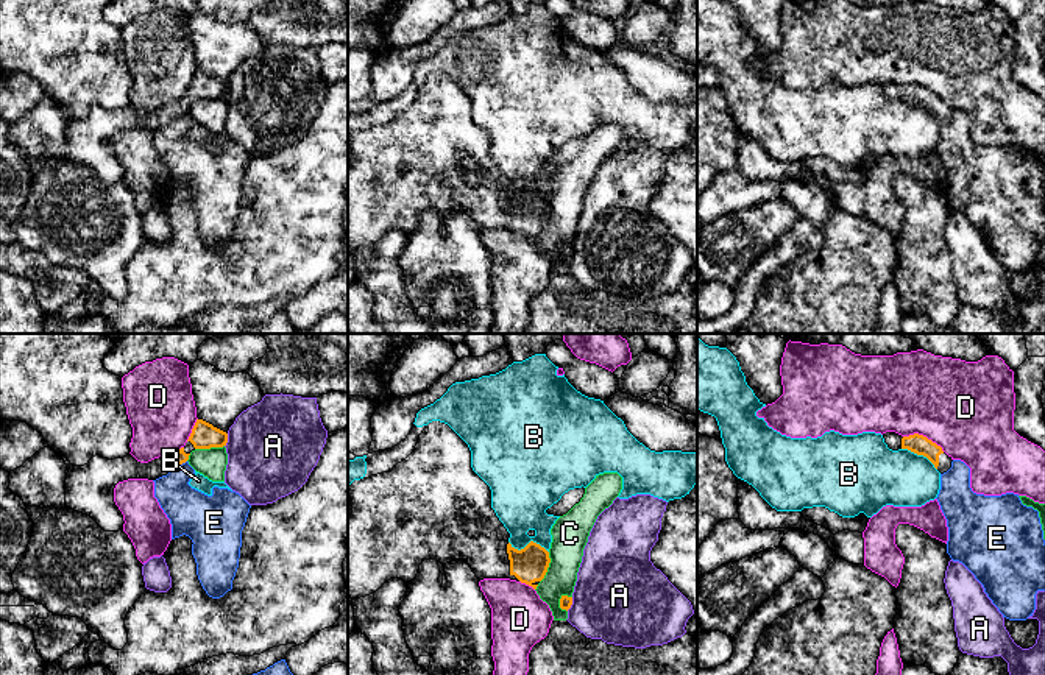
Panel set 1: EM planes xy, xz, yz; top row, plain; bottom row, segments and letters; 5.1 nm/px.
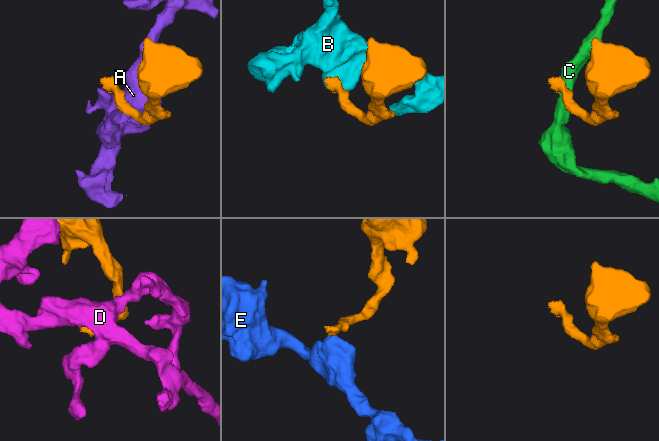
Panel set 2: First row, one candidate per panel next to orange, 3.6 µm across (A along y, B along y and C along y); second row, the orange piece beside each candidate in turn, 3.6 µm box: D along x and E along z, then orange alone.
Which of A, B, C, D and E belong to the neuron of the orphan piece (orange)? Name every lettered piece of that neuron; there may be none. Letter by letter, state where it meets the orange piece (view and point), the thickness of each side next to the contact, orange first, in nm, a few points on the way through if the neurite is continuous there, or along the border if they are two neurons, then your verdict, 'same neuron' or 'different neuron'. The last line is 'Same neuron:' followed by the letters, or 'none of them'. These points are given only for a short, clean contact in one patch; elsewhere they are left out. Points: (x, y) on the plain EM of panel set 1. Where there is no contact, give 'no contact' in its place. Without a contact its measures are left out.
A: meets orange in xz at (571, 254); 60 nm thick on the orange side, 460 nm on the other; different neuron
B: meets orange in xz at (529, 194); 190 nm thick on the orange side, 300 nm on the other; border along xz (509, 192), (518, 200), (535, 192), (548, 203); different neuron
C: meets orange in xz at (548, 217); 190 nm thick on the orange side, 190 nm on the other; border along xz (549, 203), (549, 217), (540, 233); different neuron
D: meets orange in yz at (922, 86); 100 nm thick on the orange side, 460 nm on the other; different neuron
E: meets orange in xy at (181, 114); 70 nm thick on the orange side, 220 nm on the other; border along xy (186, 111), (177, 116); different neuron
Same neuron: none of them

